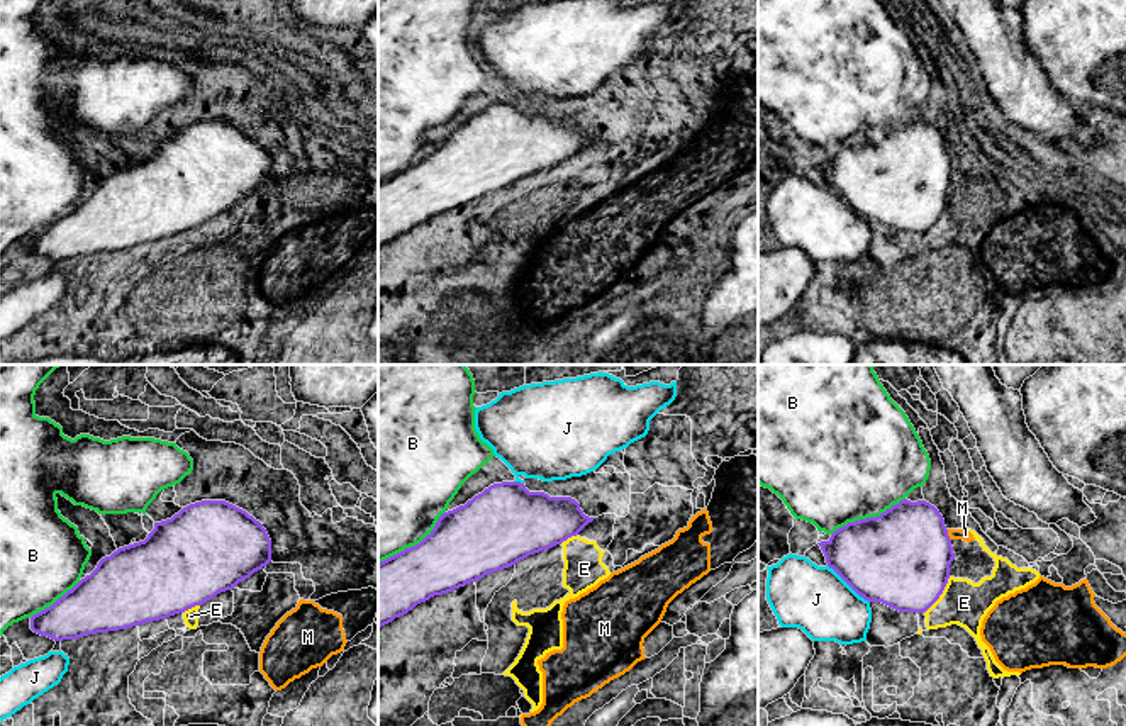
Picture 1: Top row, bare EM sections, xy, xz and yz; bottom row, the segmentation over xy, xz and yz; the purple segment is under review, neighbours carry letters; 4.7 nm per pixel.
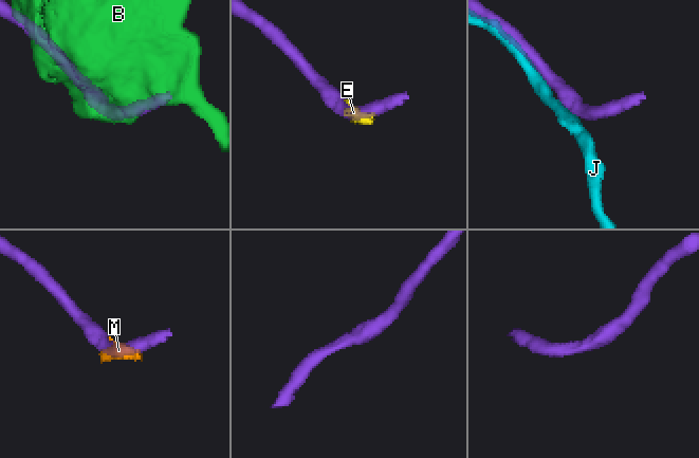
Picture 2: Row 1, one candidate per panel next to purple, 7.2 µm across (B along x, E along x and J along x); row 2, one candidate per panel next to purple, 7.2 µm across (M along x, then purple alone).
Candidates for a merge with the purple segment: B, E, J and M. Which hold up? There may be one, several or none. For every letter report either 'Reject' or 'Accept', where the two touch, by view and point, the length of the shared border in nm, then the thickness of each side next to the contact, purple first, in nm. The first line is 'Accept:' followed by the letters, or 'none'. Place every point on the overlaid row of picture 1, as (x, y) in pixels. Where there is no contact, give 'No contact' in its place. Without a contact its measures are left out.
Accept: none
B: Reject. Touches purple at xz (416, 545). Shared border 400 nm. Thickness 360 nm (purple) against 480 nm
E: Reject. Touches purple at yz (940, 594). Shared border 220 nm. Thickness 460 nm (purple) against 220 nm
J: Reject. Touches purple at yz (848, 584). Shared border 280 nm. Thickness 440 nm (purple) against 320 nm
M: Reject. Touches purple at yz (947, 535). Shared border 60 nm. Thickness 460 nm (purple) against 60 nm

